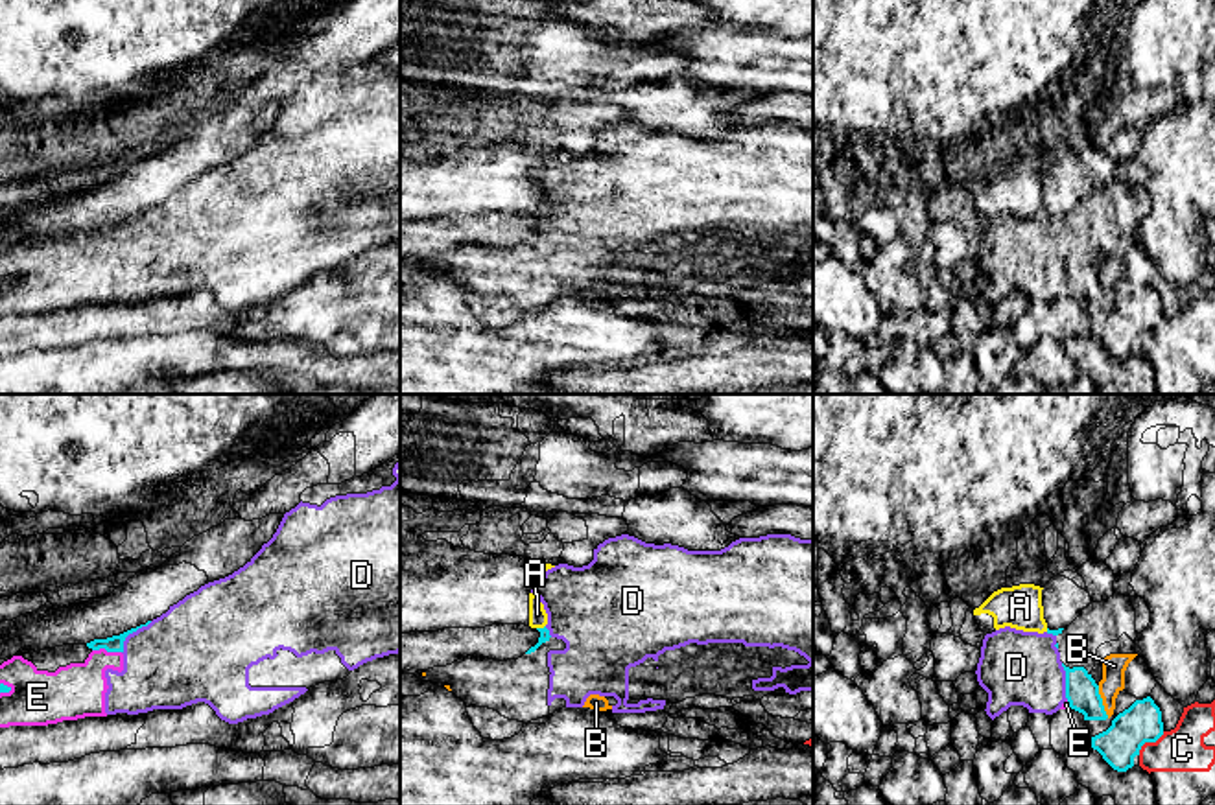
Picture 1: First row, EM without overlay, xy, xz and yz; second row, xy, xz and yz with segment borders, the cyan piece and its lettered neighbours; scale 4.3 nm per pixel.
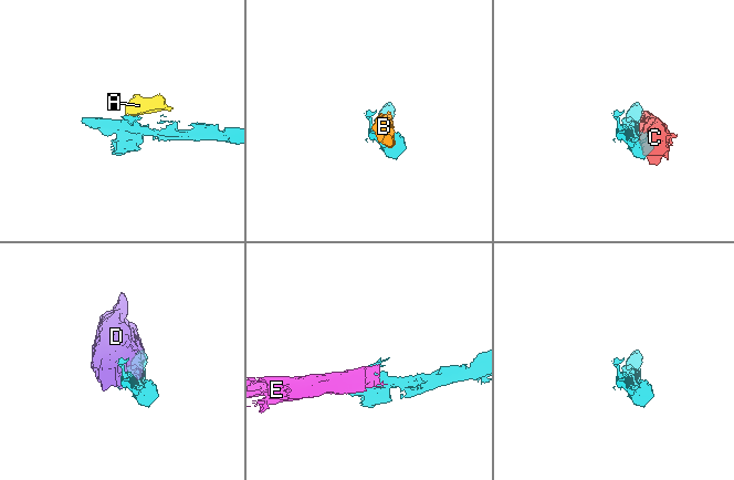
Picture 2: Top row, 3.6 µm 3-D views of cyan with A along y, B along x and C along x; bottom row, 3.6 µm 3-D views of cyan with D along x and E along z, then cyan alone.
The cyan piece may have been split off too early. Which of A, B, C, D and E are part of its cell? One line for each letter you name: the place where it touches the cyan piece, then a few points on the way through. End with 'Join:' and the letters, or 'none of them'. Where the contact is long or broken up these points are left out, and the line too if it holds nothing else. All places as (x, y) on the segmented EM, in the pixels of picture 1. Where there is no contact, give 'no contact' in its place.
Join: none of them

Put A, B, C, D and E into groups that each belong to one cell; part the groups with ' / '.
A / B D E / C

